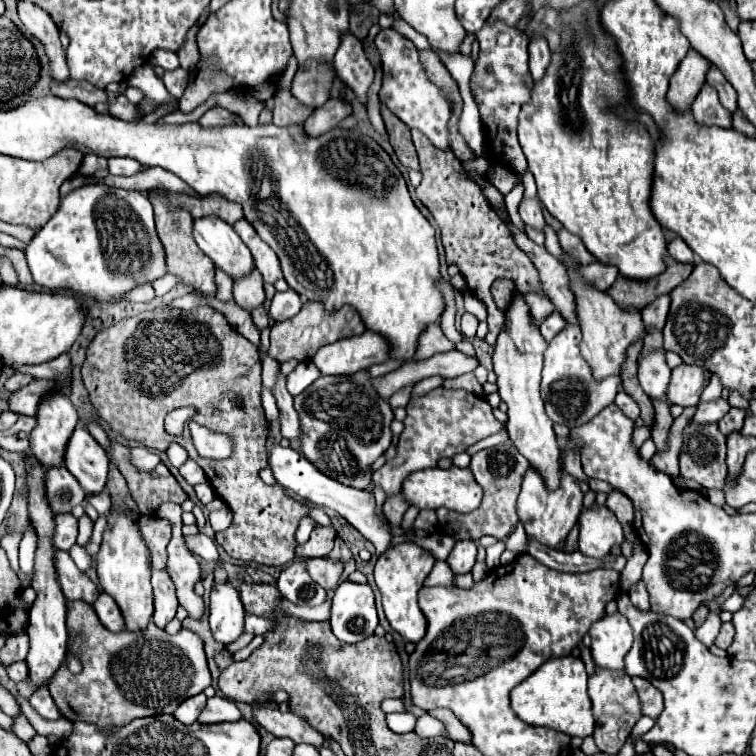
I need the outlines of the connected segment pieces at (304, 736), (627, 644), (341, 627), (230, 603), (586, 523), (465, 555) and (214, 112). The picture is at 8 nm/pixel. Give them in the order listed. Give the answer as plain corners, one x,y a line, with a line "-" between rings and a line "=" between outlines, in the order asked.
259,704
253,706
253,720
261,724
265,730
269,730
271,734
275,734
277,738
291,738
295,744
305,742
319,748
325,740
325,736
319,734
305,718
301,718
291,710
281,712
279,708
=
619,612
597,620
591,630
593,662
605,670
623,670
627,650
631,650
633,634
625,616
=
347,580
341,582
333,596
329,622
333,634
345,644
355,644
373,636
379,620
371,586
=
227,582
213,586
209,624
213,638
223,646
235,642
245,630
245,610
239,592
=
593,506
581,510
581,532
577,548
585,556
591,558
605,558
613,546
623,544
621,524
617,522
615,514
607,506
=
459,540
449,558
447,558
447,564
451,566
451,570
455,574
465,574
465,572
471,572
473,564
477,560
477,546
473,540
=
211,108
207,110
199,120
197,124
203,126
203,128
215,128
215,126
227,126
233,122
233,114
225,108

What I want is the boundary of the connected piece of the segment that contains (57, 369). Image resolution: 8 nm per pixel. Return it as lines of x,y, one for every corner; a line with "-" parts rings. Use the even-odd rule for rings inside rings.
61,354
59,358
51,360
51,362
43,362
43,364
35,364
35,366
19,366
15,368
15,372
23,372
23,374
31,374
33,378
63,378
63,374
67,374
69,370
69,356

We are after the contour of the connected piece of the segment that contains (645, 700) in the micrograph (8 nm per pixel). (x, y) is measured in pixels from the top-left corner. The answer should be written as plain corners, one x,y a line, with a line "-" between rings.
633,678
633,684
637,688
637,694
641,698
643,704
643,714
657,718
663,710
663,696
659,694
659,690
655,690
655,686
651,686
651,682
643,680
643,678

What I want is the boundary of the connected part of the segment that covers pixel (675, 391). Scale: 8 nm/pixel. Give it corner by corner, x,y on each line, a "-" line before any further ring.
681,364
673,368
671,384
667,390
667,396
673,404
679,404
683,408
687,406
697,406
703,388
709,382
709,372
699,368
699,366
689,366

